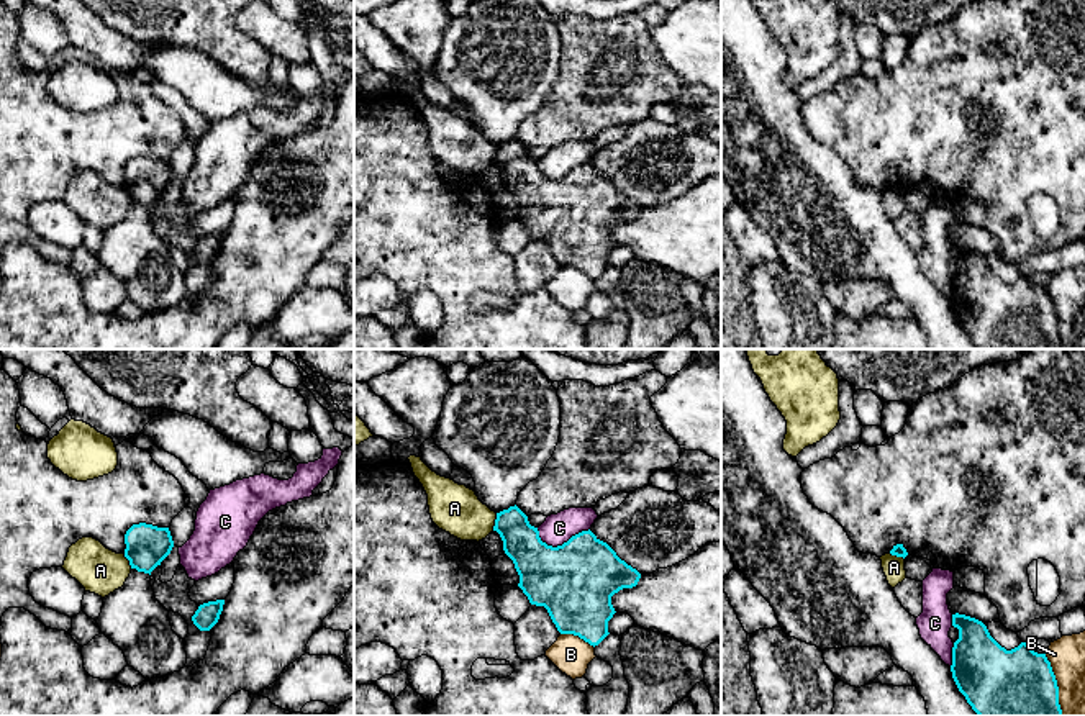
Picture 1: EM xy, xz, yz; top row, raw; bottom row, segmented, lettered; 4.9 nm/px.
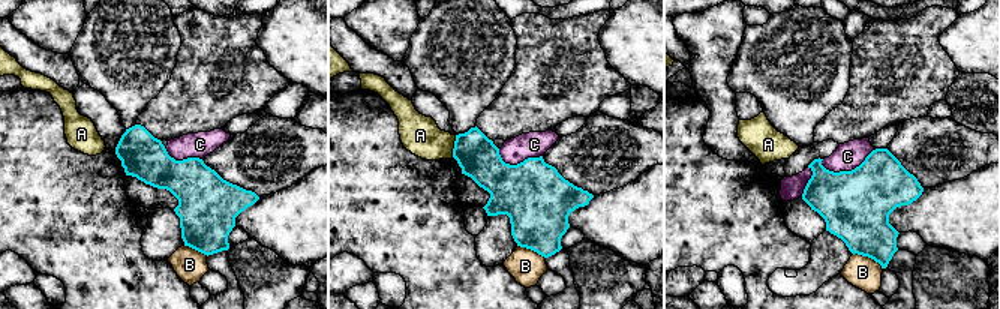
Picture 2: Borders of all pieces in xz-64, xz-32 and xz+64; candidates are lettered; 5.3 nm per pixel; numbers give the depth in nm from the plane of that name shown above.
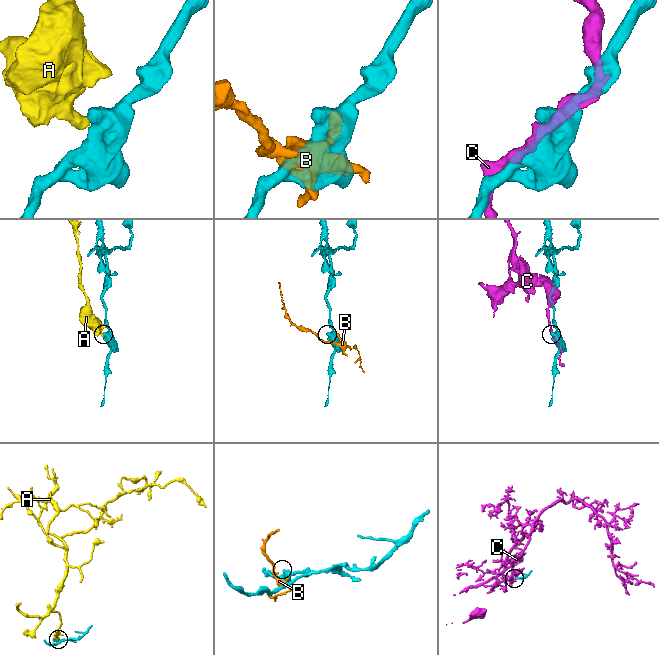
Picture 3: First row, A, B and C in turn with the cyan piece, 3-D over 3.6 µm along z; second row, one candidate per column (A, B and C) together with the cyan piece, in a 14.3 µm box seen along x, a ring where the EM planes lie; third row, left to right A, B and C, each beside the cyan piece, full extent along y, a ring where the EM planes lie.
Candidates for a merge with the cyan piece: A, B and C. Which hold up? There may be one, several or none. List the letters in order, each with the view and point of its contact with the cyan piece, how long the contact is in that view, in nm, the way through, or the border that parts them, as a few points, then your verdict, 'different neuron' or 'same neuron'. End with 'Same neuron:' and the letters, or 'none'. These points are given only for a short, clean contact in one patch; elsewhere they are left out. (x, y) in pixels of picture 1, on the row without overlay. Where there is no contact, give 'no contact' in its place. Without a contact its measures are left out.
A: xz (495, 154) | 90 nm | along xz (497, 146), (492, 163) | different neuron
B: yz (1056, 318) | 320 nm | different neuron
C: xz (559, 179) | 260 nm | different neuron
Same neuron: none

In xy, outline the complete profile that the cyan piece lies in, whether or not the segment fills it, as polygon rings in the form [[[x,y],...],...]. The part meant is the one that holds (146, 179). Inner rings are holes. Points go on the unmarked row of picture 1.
[[[133,157],[125,167],[125,190],[131,202],[149,206],[170,187],[174,174],[169,161]]]

